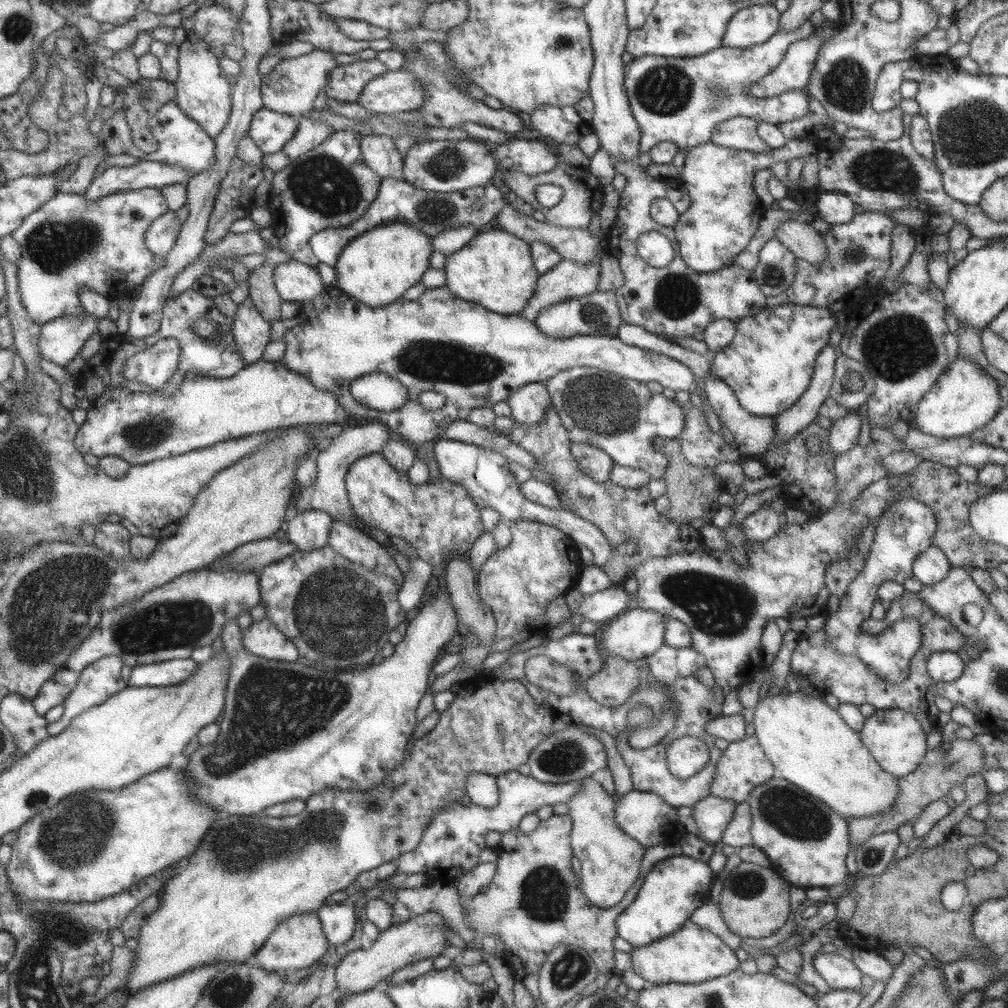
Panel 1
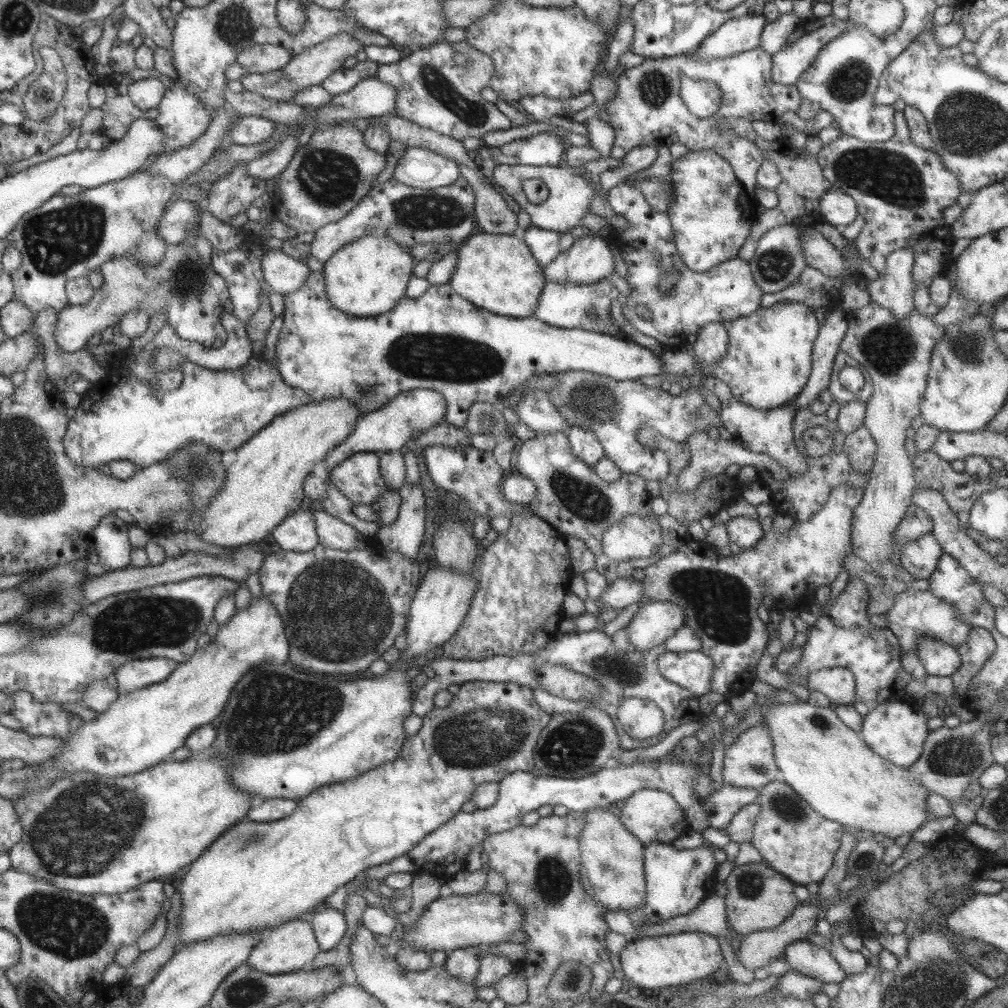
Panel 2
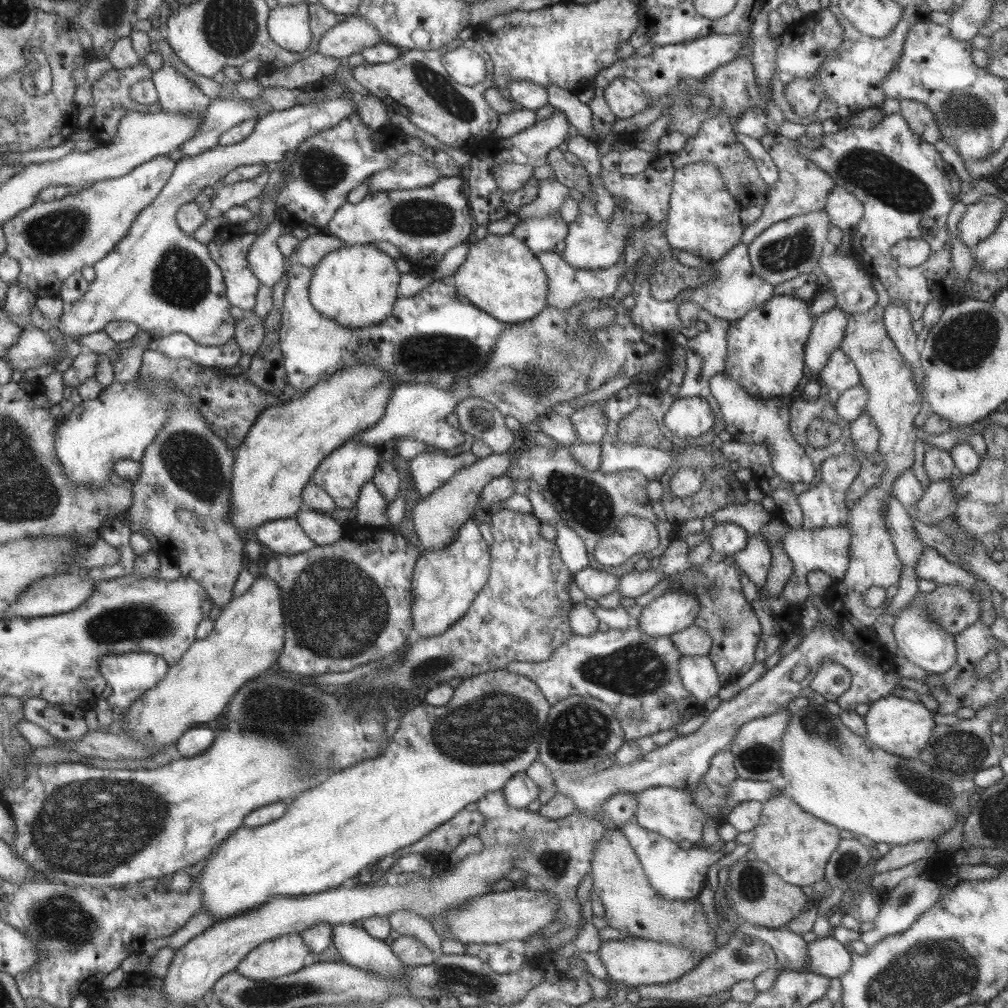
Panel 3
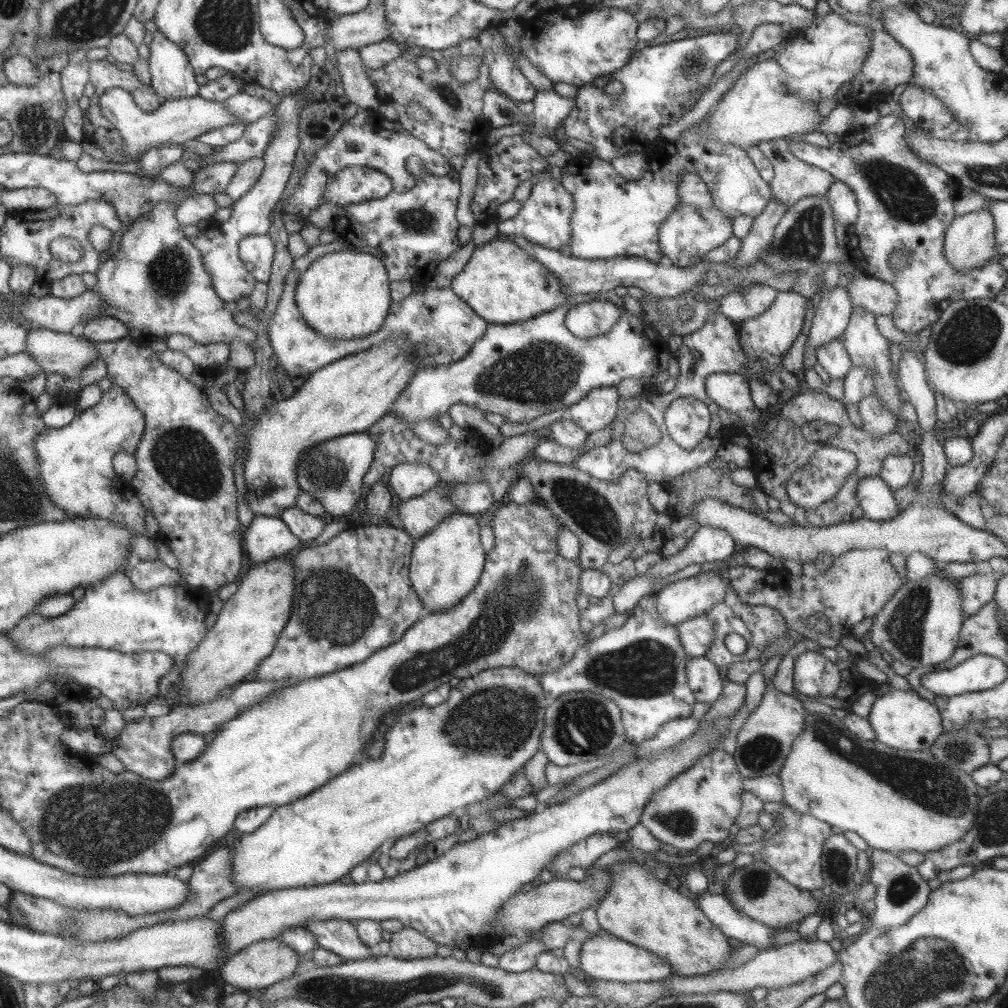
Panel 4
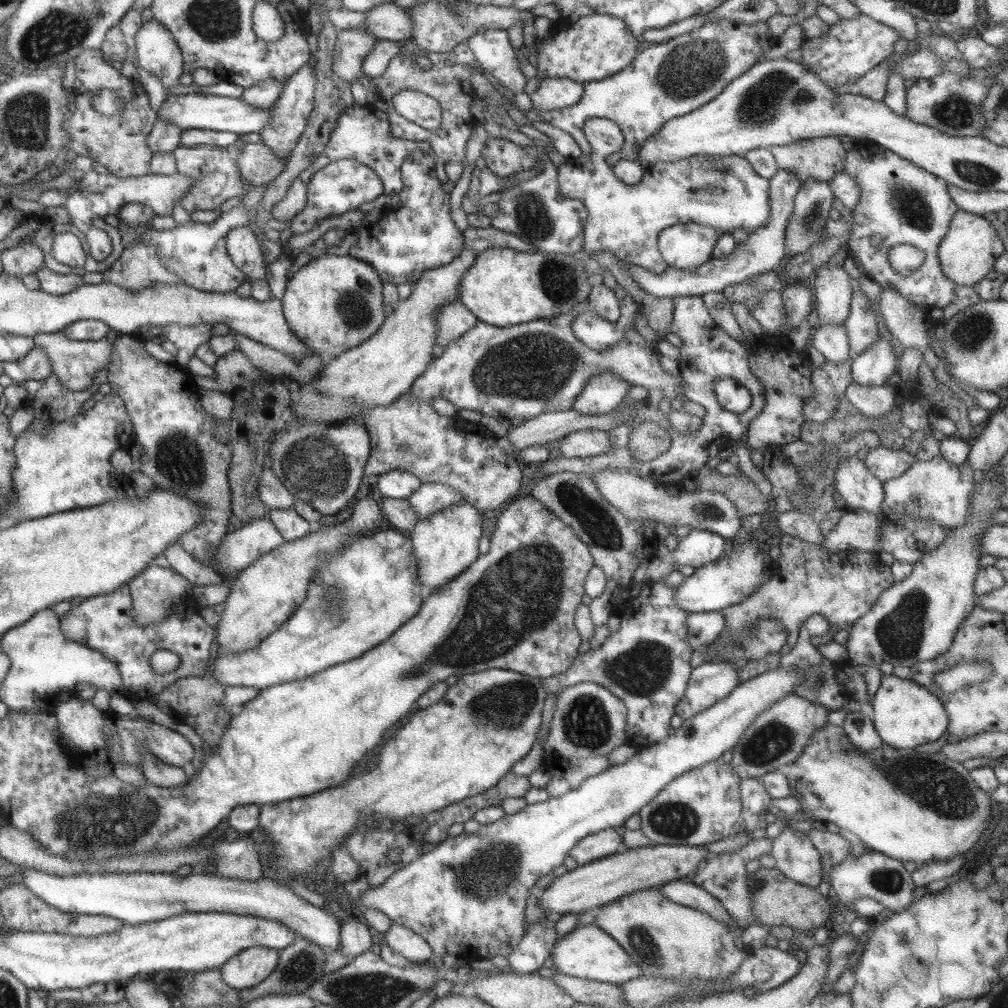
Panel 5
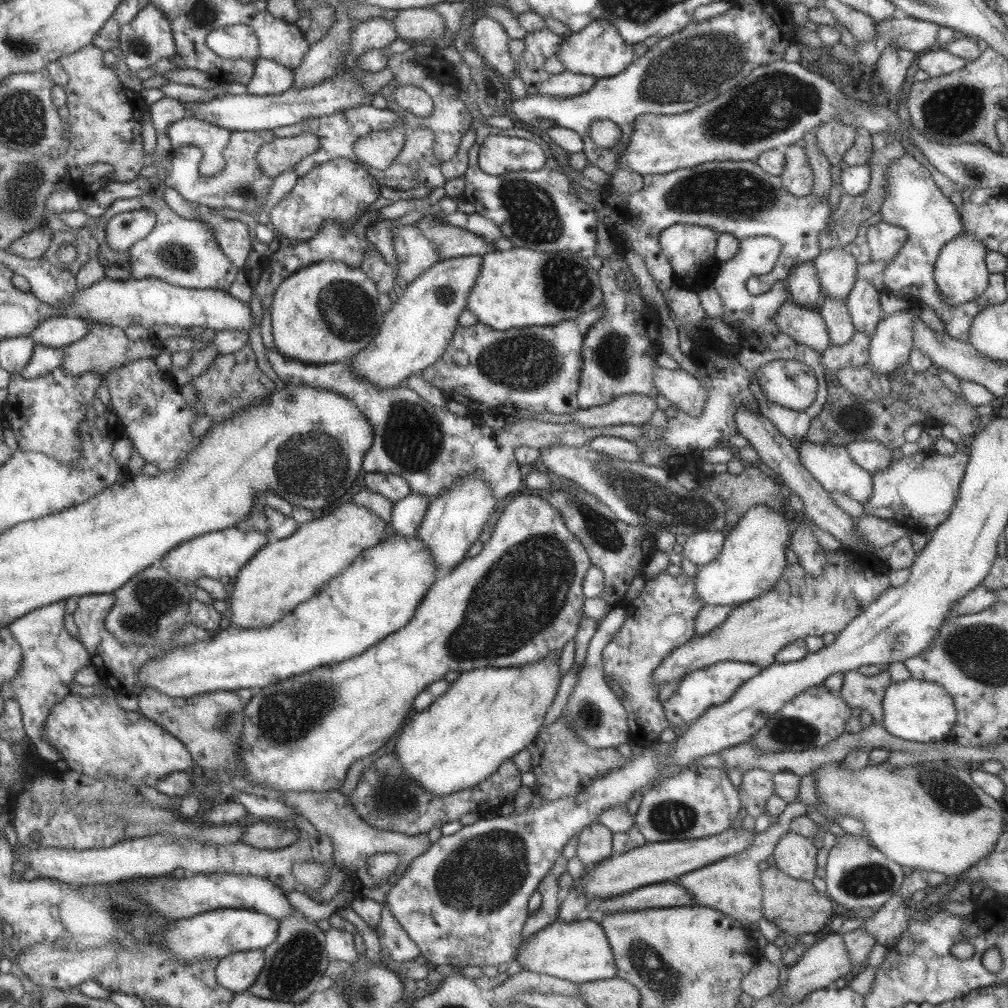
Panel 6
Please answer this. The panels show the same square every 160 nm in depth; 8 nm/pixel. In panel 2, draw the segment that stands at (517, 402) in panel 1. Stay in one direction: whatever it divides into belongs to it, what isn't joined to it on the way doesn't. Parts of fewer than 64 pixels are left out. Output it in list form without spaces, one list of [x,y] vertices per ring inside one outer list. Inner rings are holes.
[[[538,390],[519,399],[515,408],[519,422],[537,432],[566,431],[568,422],[548,399],[548,395]]]

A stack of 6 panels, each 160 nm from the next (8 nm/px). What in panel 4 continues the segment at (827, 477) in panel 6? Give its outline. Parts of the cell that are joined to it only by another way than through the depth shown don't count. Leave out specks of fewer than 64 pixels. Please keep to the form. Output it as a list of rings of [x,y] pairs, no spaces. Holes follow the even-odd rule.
[[[877,475],[860,478],[854,491],[862,516],[869,520],[889,520],[899,512],[892,490]]]

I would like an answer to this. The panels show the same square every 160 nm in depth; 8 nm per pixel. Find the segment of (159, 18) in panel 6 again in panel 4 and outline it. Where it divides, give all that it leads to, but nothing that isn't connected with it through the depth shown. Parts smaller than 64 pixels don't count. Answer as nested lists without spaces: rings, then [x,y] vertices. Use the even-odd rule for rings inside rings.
[[[159,31],[151,33],[148,44],[148,86],[164,100],[197,96],[195,74],[187,55]]]

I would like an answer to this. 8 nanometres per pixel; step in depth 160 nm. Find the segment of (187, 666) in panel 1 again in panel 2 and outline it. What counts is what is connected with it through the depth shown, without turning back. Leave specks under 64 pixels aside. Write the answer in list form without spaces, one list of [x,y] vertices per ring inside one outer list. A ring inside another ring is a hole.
[[[163,657],[128,660],[112,672],[117,683],[117,695],[123,696],[137,688],[161,682],[176,666],[177,662]]]

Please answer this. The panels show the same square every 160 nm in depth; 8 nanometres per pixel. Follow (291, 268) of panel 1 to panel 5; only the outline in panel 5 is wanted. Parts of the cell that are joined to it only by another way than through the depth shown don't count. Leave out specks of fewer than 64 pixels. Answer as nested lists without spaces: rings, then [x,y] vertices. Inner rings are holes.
[[[237,226],[227,232],[224,247],[231,262],[247,275],[249,281],[264,278],[267,267],[257,243],[257,237],[248,226]]]

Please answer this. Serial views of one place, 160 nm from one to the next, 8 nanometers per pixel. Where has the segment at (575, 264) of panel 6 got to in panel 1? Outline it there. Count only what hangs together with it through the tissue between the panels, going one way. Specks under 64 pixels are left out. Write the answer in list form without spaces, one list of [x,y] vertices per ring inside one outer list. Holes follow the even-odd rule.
[[[478,232],[463,248],[445,257],[446,287],[461,300],[503,315],[522,314],[533,296],[538,272],[533,266],[527,241],[504,232]]]

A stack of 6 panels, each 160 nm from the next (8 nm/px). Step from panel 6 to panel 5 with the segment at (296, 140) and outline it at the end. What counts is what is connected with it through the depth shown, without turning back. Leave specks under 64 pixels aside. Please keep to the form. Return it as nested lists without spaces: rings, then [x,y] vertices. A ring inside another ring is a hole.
[[[259,140],[257,144],[245,144],[237,157],[237,169],[249,186],[263,187],[283,170],[285,162],[269,152],[269,148]]]

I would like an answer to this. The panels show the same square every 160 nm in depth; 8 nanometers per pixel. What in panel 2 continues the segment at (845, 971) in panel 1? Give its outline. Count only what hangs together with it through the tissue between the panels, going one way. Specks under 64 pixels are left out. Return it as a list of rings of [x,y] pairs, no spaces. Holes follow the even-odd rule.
[[[815,940],[793,941],[783,949],[782,954],[789,971],[800,972],[823,983],[839,983],[847,975],[828,953],[827,947],[818,947]]]

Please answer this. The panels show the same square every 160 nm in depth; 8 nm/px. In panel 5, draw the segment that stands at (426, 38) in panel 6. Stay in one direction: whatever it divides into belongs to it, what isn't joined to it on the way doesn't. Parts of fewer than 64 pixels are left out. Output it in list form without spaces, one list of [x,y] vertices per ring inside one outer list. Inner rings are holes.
[[[390,1],[376,4],[363,13],[366,17],[361,28],[375,35],[378,40],[399,43],[410,40],[413,32],[413,19],[404,8],[395,6]]]

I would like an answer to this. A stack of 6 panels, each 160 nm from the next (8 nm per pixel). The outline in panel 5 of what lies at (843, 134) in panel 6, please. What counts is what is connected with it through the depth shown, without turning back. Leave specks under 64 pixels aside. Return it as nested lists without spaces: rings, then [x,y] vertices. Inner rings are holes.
[[[837,136],[802,139],[784,146],[769,147],[768,150],[778,170],[791,172],[800,178],[828,182],[841,172],[846,151]]]

